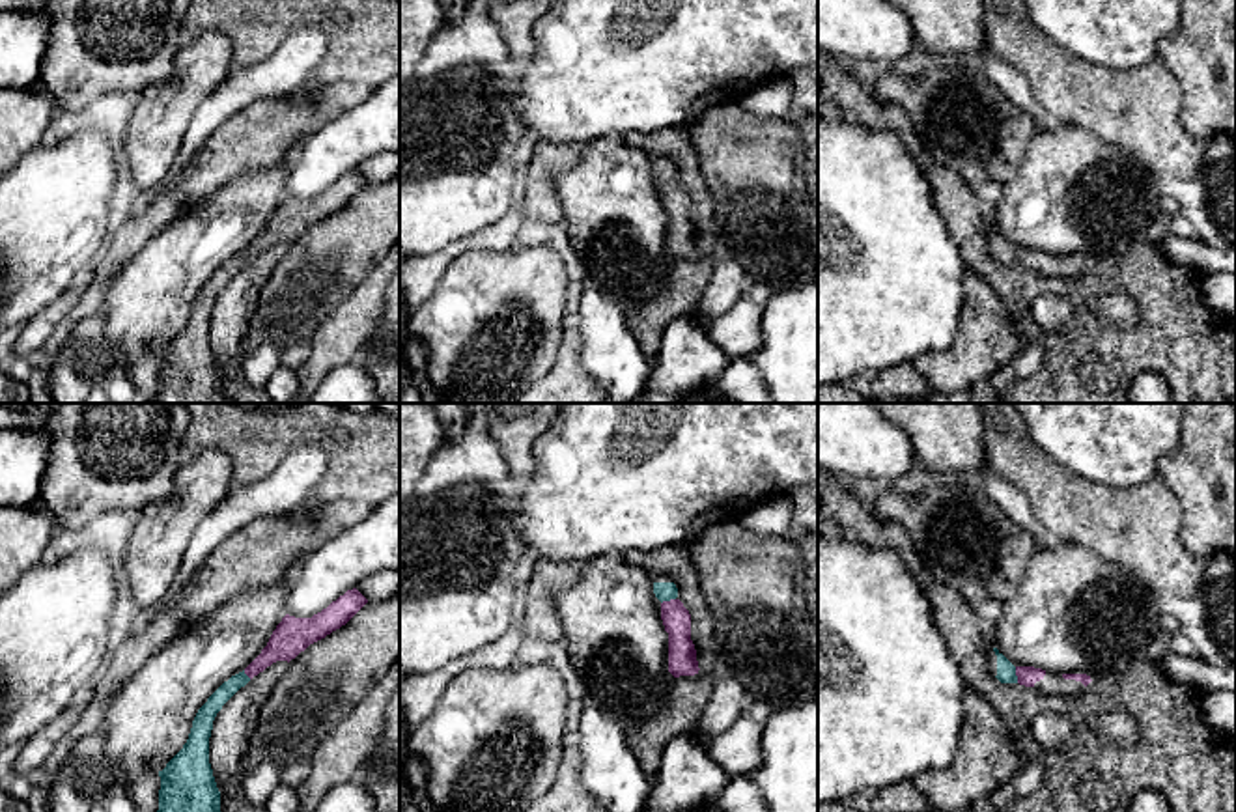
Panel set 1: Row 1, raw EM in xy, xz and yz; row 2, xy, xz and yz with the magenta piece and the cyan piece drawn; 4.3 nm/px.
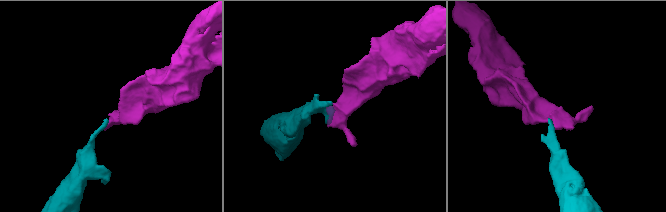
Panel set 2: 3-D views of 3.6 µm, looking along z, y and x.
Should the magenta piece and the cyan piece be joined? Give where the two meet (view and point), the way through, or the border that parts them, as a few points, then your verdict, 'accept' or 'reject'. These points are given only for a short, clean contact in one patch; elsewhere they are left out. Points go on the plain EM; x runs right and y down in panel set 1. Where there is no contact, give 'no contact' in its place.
meets magenta in yz at (1016, 256); runs through yz (1027, 258), (1016, 256), (1005, 251); accept

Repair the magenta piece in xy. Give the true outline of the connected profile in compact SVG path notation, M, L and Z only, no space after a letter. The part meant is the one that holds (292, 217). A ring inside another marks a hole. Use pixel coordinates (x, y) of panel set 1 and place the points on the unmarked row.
M347 172L312 200L286 196L261 235L239 256L224 263L198 291L187 325L166 345L161 358L155 403L226 403L220 394L220 373L209 345L213 302L222 287L254 258L276 243L291 243L310 226L345 207L368 181Z

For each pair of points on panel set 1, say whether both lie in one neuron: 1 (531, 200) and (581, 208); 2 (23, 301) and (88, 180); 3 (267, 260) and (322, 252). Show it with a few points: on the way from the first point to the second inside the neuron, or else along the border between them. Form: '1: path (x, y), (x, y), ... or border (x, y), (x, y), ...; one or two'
1: border (577, 163), (557, 182), (561, 219); two
2: path (25, 271), (25, 243), (58, 210); one
3: border (290, 245), (260, 297); two

